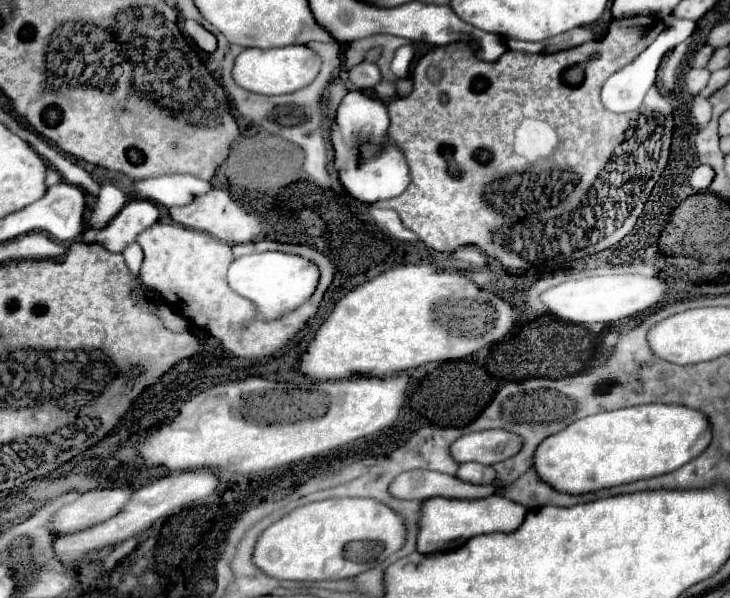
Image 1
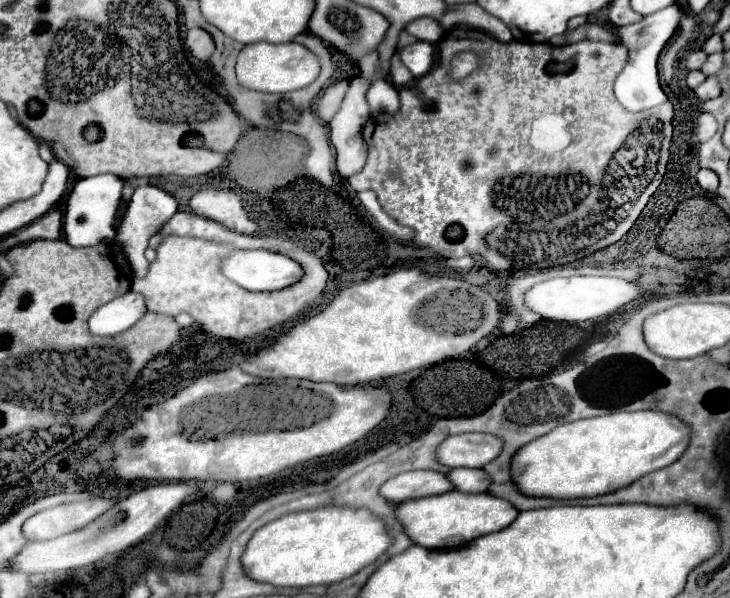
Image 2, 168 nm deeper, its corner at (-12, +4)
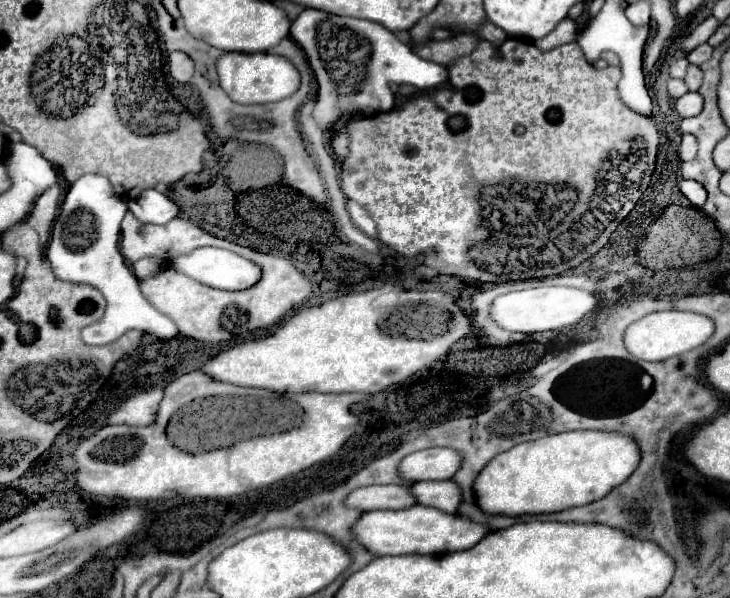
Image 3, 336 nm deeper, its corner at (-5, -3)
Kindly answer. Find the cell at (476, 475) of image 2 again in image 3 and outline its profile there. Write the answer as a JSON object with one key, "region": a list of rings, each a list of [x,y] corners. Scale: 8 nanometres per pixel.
{"region":[[[453,480],[417,482],[411,486],[411,492],[419,504],[441,508],[443,512],[455,512],[463,500],[461,488],[457,488]]]}

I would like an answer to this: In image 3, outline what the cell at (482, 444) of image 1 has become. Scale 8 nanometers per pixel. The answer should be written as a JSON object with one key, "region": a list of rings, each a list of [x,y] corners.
{"region":[[[427,448],[409,454],[399,472],[405,480],[449,480],[455,476],[457,468],[461,468],[461,452],[453,452],[453,448]]]}

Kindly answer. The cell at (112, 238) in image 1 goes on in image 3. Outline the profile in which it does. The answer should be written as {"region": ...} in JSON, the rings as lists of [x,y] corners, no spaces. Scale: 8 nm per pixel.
{"region":[[[143,190],[139,198],[129,200],[129,210],[143,224],[167,224],[179,214],[179,208],[157,190]]]}

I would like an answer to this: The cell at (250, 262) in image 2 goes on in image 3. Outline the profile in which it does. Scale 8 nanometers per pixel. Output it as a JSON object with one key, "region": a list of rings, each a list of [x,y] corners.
{"region":[[[197,248],[191,254],[173,258],[171,264],[175,266],[175,270],[199,280],[201,284],[207,284],[207,286],[219,288],[219,290],[245,290],[245,288],[251,288],[253,284],[257,284],[257,280],[261,280],[261,268],[257,268],[257,264],[253,264],[251,260],[247,260],[235,252],[221,250],[221,248]]]}

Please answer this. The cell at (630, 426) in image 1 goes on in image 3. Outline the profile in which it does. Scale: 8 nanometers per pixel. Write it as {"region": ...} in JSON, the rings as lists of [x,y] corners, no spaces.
{"region":[[[573,430],[561,434],[549,434],[533,442],[523,442],[511,450],[495,456],[485,470],[475,480],[477,504],[489,514],[541,514],[559,512],[573,506],[585,506],[589,502],[601,500],[613,488],[621,486],[641,464],[639,442],[631,436],[621,436],[621,432],[597,432],[597,430]]]}

